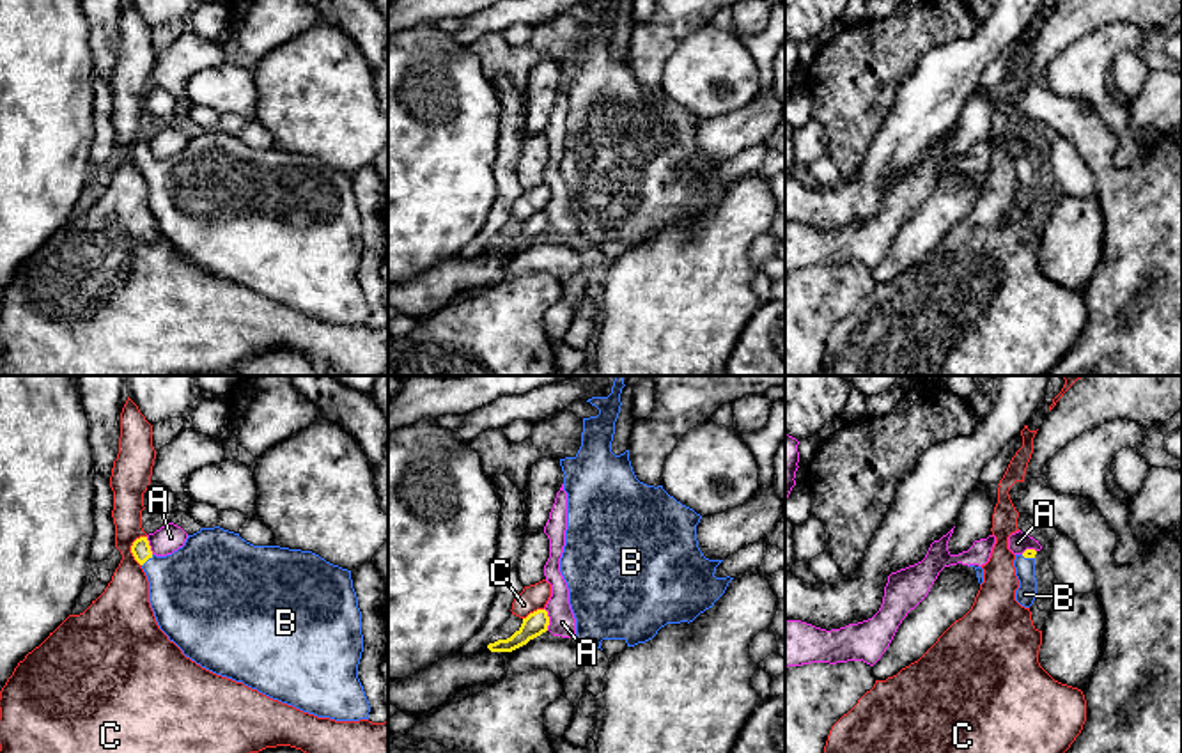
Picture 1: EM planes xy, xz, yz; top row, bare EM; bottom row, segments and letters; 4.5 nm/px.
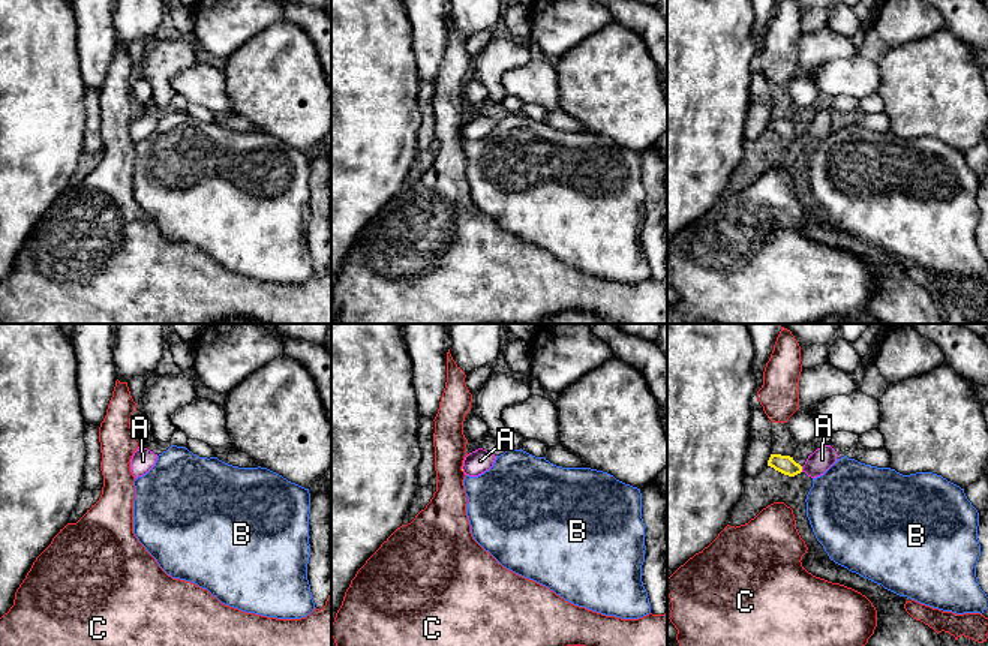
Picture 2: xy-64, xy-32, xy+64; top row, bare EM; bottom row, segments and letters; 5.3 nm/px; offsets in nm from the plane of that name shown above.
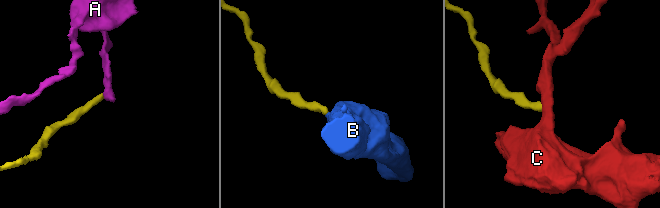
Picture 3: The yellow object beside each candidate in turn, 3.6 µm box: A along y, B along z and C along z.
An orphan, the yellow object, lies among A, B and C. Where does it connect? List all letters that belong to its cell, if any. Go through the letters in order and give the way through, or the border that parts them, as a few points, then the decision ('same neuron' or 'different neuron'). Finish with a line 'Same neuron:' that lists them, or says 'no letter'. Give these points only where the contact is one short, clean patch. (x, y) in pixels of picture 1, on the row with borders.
A: along xz (544, 608), (548, 629) | different neuron
B: across xy (140, 548), (147, 558), (167, 576), (192, 590) | same neuron
C: along xy (146, 535), (140, 535), (132, 546), (132, 555), (140, 566) | different neuron
Same neuron: B

